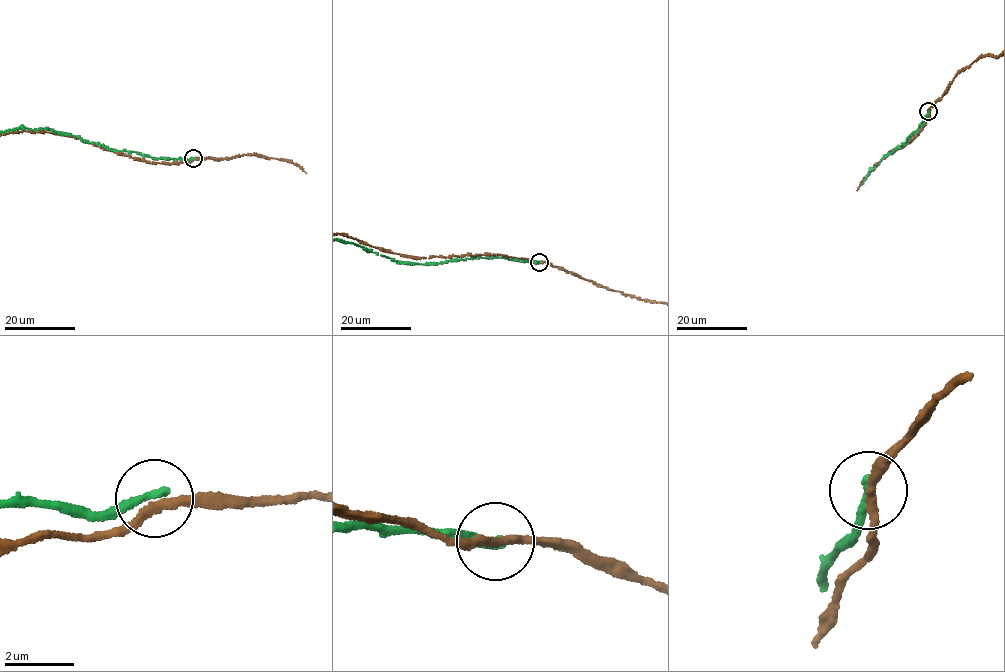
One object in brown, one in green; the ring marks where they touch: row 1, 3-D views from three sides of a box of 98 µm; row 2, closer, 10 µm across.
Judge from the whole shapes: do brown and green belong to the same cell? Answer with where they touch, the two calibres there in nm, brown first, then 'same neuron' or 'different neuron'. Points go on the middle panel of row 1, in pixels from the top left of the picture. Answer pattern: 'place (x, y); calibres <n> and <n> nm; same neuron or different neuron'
place (539, 262); calibres 240 and 280 nm; different neuron

